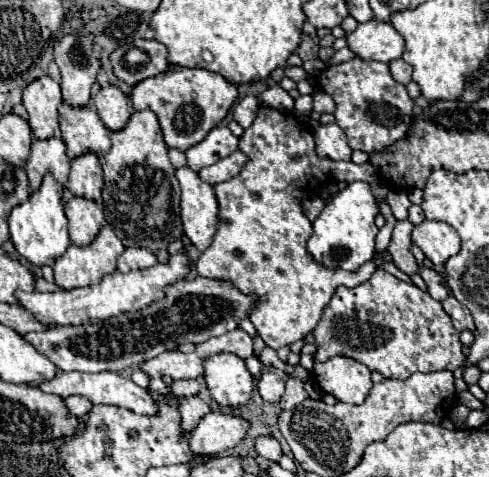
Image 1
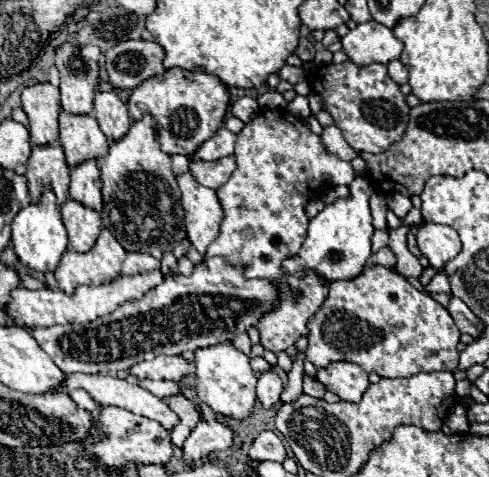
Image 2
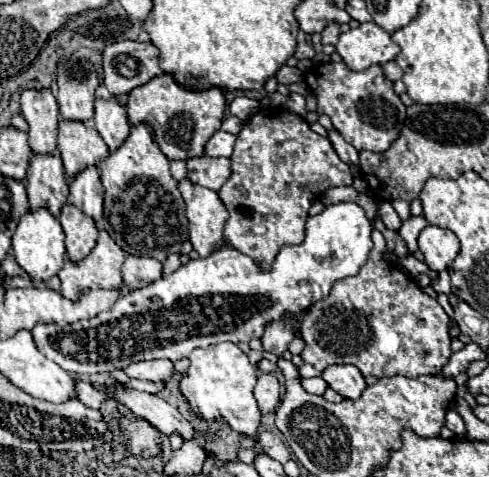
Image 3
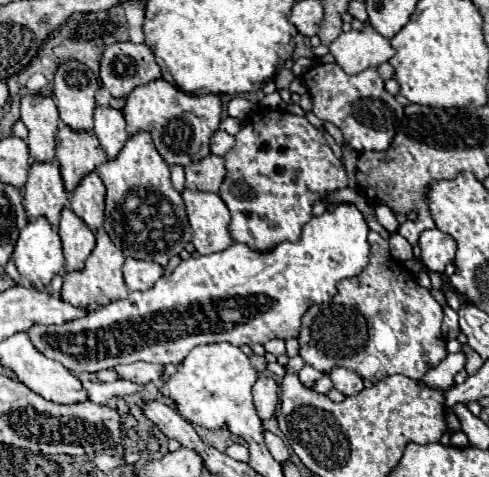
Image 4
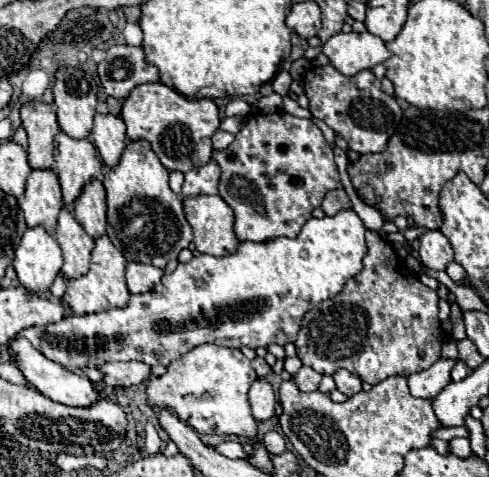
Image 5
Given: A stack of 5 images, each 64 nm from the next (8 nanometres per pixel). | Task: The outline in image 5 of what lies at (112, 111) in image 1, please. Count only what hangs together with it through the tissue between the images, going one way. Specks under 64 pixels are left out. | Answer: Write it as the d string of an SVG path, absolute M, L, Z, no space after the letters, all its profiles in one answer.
M96 114L94 116L94 130L92 130L90 140L94 142L104 164L110 168L118 164L122 150L130 142L124 120L114 114Z

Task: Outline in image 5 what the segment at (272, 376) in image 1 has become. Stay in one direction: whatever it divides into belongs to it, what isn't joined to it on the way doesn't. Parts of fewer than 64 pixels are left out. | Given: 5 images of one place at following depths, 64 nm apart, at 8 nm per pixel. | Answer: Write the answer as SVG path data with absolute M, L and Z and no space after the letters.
M258 378L250 388L250 406L256 420L270 420L276 412L276 394L270 382L264 378Z

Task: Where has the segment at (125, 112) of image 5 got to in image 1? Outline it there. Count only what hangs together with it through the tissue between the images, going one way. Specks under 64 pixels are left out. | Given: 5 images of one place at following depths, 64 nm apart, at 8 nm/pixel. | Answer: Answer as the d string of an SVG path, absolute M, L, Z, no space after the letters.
M170 66L164 74L142 80L132 90L134 110L152 110L164 132L166 146L186 150L198 144L214 126L218 126L238 98L238 88L224 76L204 68Z

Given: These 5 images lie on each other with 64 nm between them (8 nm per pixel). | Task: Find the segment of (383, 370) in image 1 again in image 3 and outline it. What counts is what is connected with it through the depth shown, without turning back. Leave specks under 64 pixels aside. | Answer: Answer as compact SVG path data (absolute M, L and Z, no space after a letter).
M372 230L372 242L374 248L368 256L368 262L360 268L360 272L354 278L338 280L332 286L330 294L314 302L314 306L306 314L300 328L300 336L304 338L306 348L302 350L300 356L304 362L312 364L320 372L330 364L354 364L360 368L364 376L372 374L376 378L386 378L386 376L416 378L422 374L438 374L452 356L452 348L450 348L454 340L450 334L452 320L444 312L444 308L434 298L424 294L420 286L406 272L382 260L382 252L386 250L386 240L378 230Z

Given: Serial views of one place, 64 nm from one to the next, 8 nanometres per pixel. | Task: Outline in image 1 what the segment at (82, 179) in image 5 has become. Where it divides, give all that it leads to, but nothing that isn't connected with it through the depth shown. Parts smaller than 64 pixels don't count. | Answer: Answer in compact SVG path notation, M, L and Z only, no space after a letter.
M62 102L62 106L60 106L60 130L62 130L62 138L68 146L70 158L76 158L86 150L92 150L96 154L100 154L100 152L104 154L110 148L110 132L92 106L78 106L76 108L76 106Z

